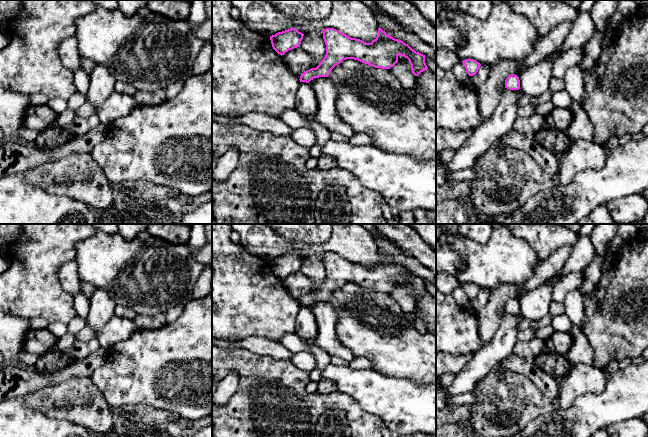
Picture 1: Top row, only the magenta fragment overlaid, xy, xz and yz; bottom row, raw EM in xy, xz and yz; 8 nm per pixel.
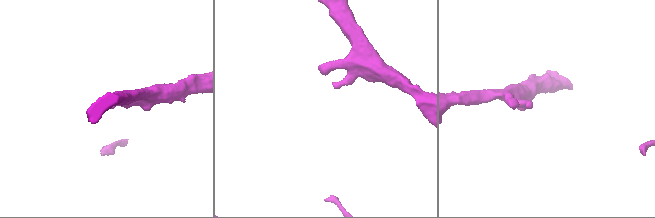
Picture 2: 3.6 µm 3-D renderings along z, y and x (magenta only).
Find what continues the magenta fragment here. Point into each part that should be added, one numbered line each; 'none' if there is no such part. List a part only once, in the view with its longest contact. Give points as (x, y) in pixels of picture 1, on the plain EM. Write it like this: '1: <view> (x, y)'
none

